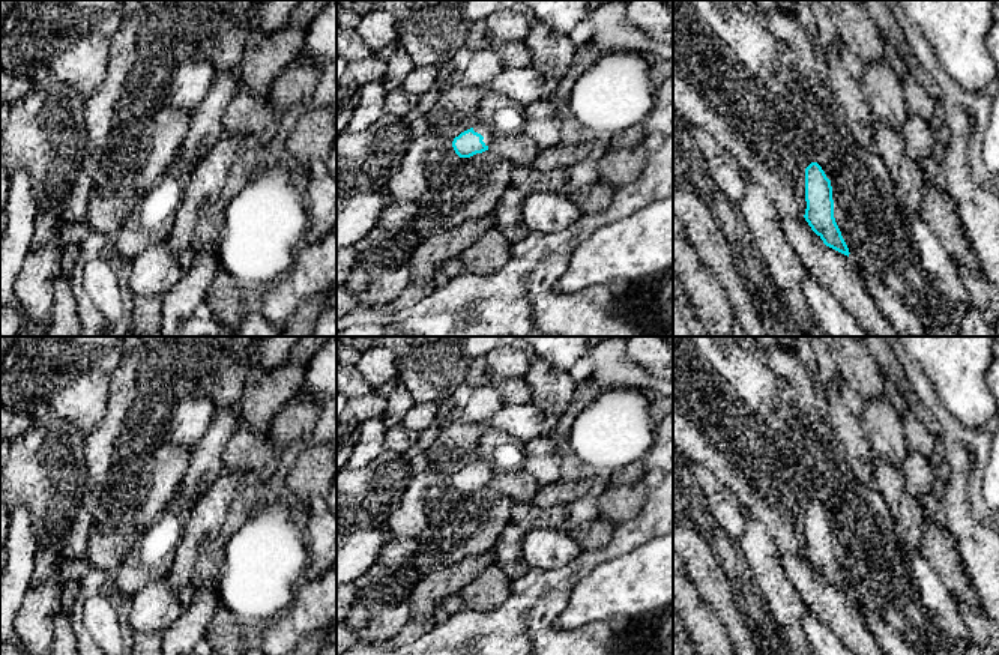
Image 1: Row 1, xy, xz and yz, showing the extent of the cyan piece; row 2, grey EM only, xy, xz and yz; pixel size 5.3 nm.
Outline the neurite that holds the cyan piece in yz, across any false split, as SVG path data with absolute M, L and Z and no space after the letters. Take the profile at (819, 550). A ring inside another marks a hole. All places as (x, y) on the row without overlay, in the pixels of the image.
M817 499L805 505L805 557L823 580L849 593L849 584L834 554L831 517Z

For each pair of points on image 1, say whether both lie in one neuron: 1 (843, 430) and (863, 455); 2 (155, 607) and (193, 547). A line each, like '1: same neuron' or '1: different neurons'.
1: same neuron
2: different neurons

